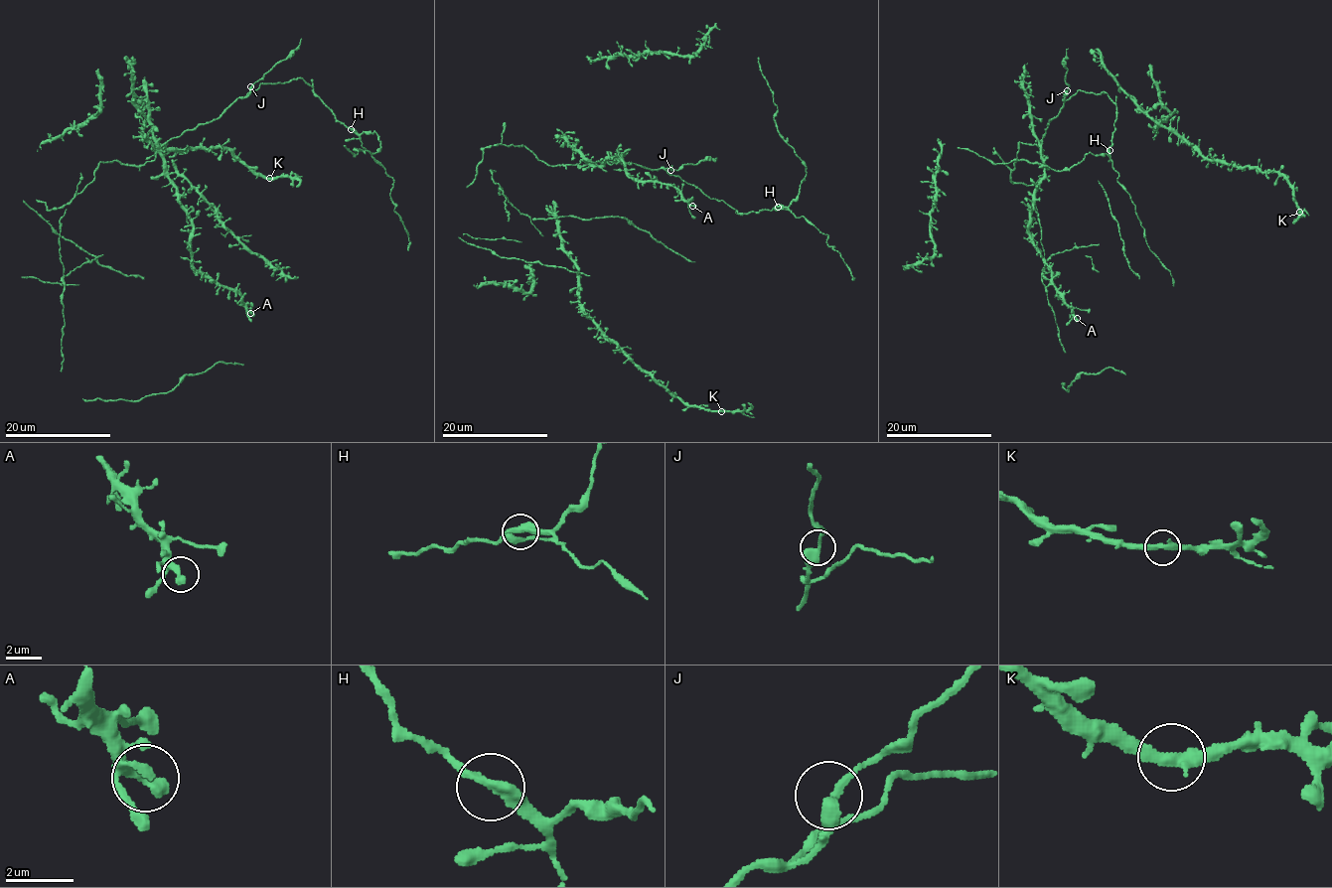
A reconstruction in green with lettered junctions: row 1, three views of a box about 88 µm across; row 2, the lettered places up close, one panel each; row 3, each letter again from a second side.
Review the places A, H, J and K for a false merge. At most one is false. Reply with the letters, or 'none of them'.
none of them

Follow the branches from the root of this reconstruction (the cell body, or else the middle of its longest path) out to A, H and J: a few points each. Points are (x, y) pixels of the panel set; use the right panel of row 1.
A: (1029, 143), (1043, 154), (1041, 142), (1044, 176), (1034, 197), (1030, 239), (1051, 271), (1056, 292), (1077, 318)
H: (1029, 143), (1043, 154), (1042, 137), (1063, 99), (1079, 90), (1103, 91), (1116, 107), (1110, 150)
J: (1029, 143), (1035, 144), (1043, 154), (1042, 137), (1049, 121), (1063, 107), (1067, 90)

